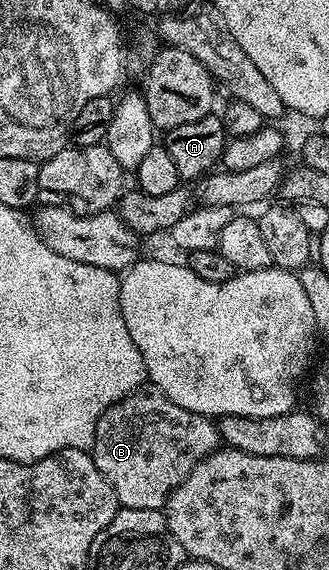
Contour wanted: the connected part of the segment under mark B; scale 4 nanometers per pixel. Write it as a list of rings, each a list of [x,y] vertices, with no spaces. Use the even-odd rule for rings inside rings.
[[[139,388],[124,396],[115,406],[110,406],[96,424],[92,453],[96,468],[112,484],[119,507],[128,510],[162,510],[170,494],[208,455],[219,449],[217,425],[204,414],[193,414],[180,404],[172,404],[168,396],[153,388]]]

